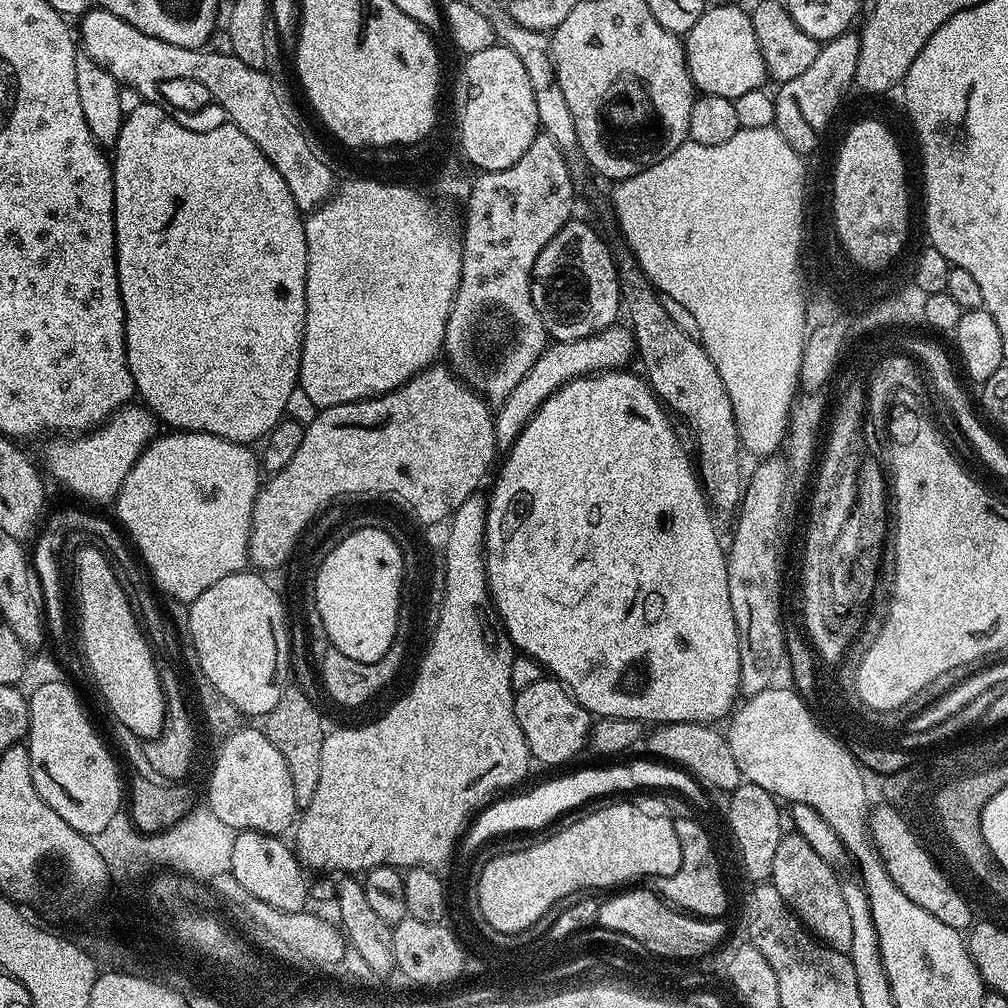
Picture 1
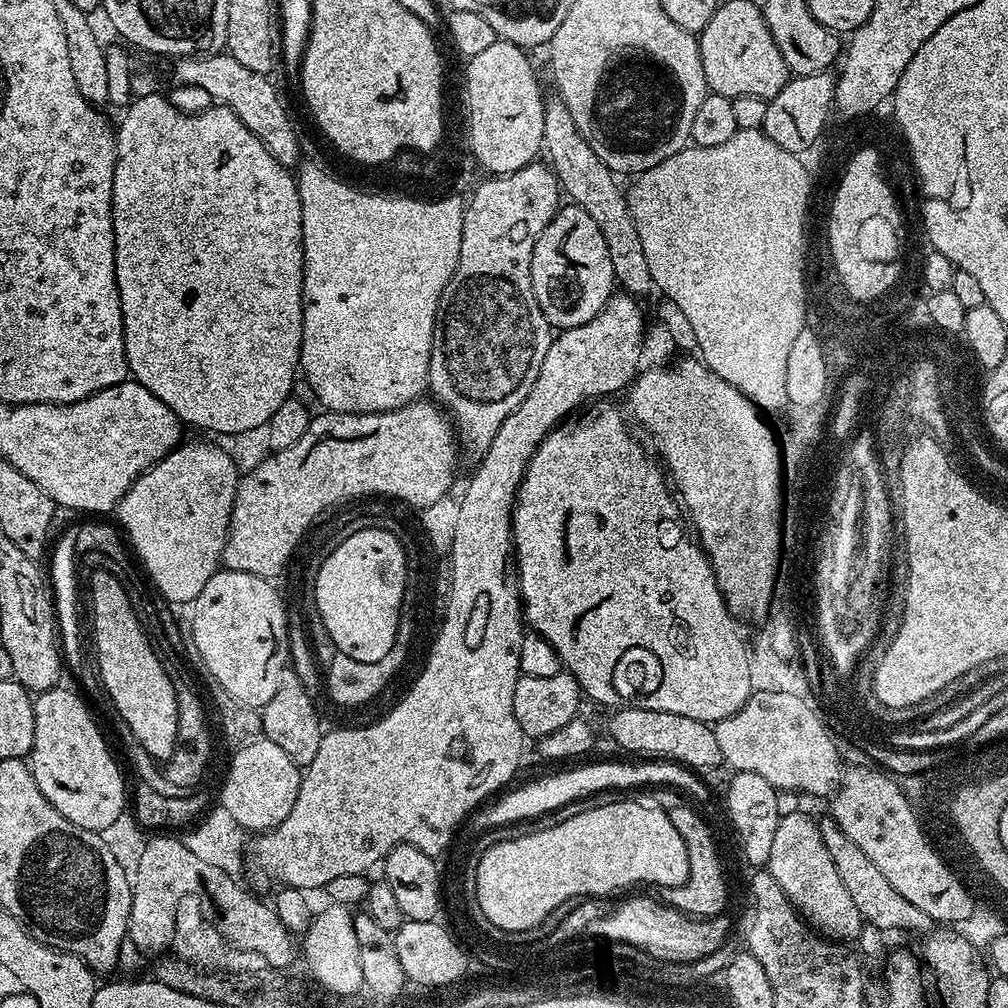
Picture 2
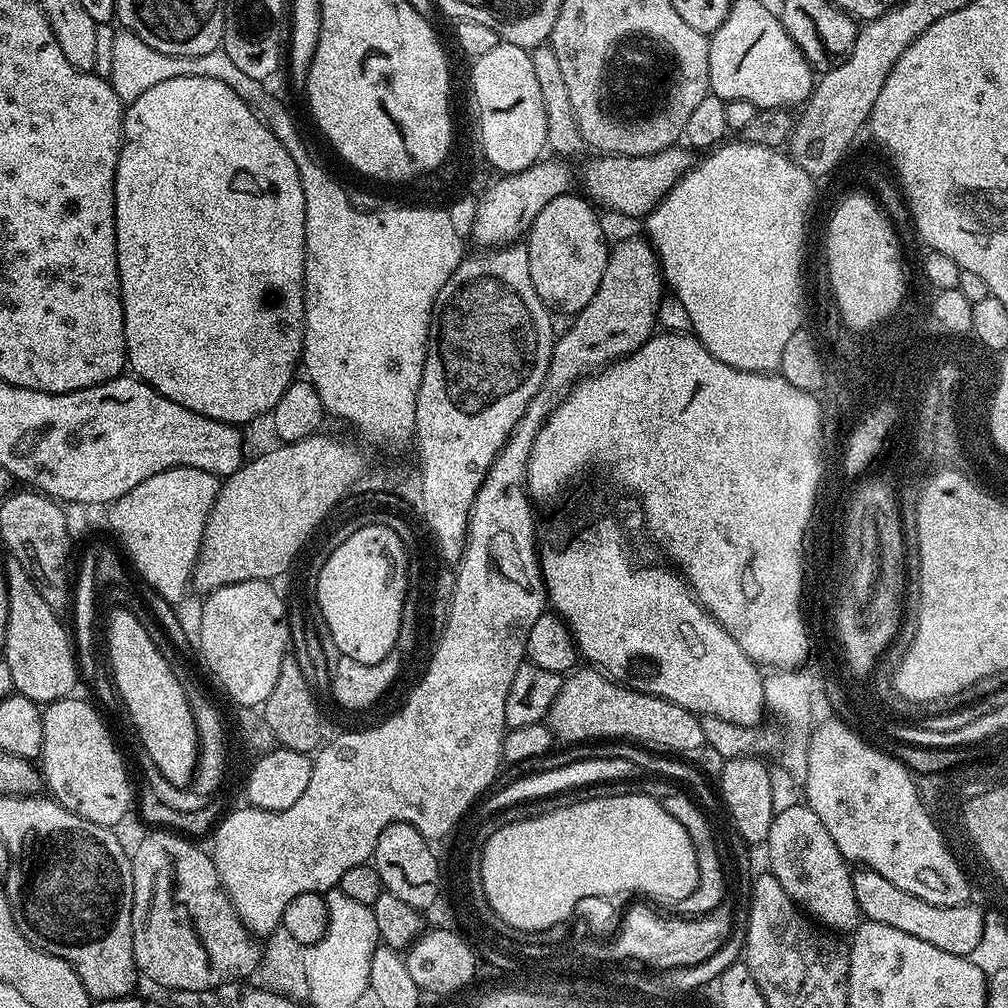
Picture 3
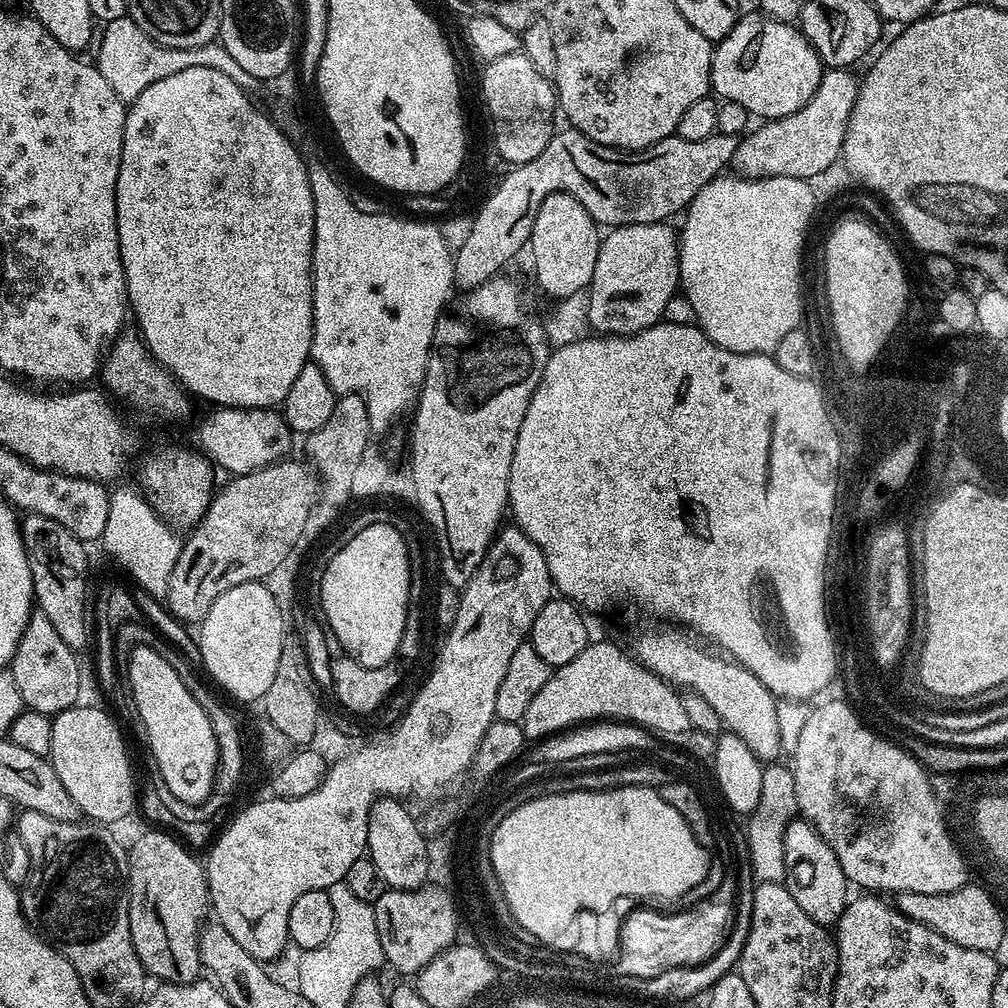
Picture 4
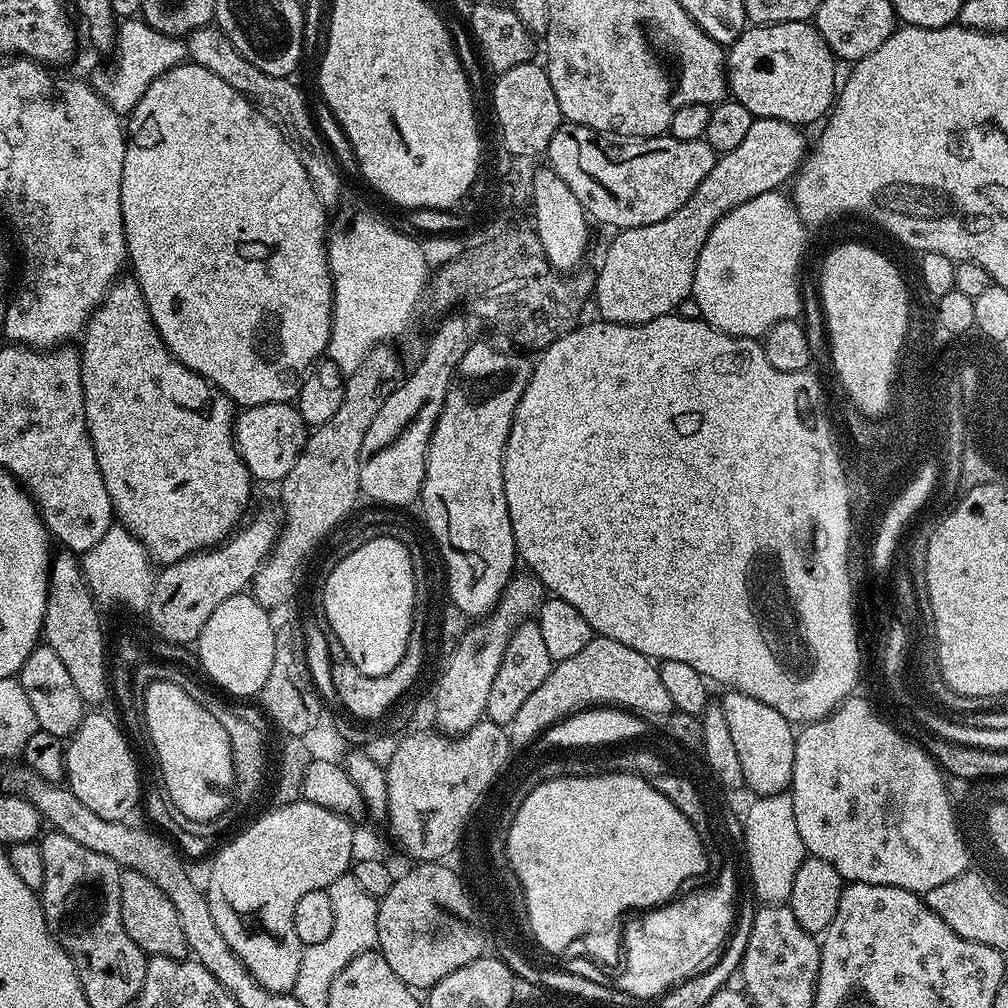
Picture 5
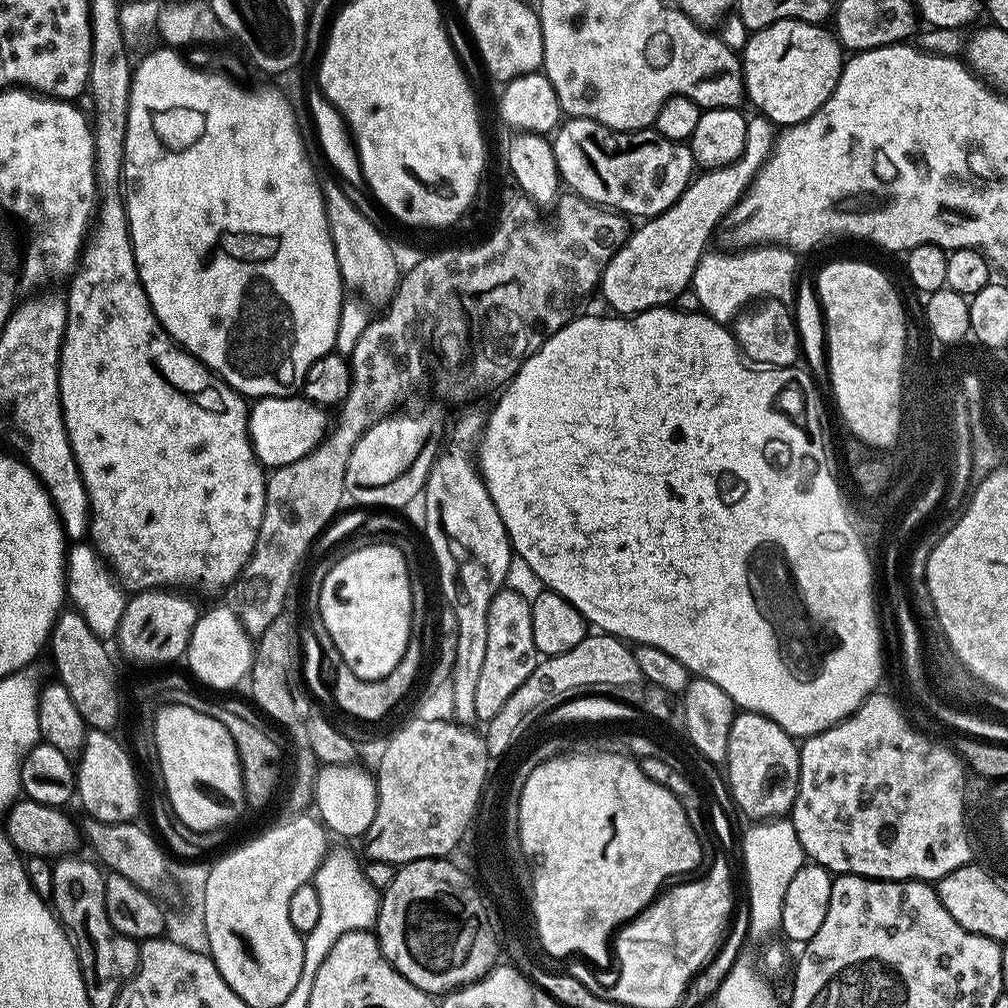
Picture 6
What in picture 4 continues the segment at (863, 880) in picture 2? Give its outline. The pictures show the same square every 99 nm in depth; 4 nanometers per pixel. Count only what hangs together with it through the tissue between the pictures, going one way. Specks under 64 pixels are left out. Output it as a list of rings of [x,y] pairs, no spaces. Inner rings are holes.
[[[979,883],[968,884],[946,894],[898,892],[894,896],[894,906],[906,914],[906,918],[922,922],[930,926],[930,930],[942,934],[942,938],[950,938],[950,942],[958,942],[958,946],[966,946],[970,950],[995,953],[1006,931],[1001,905],[988,888]]]

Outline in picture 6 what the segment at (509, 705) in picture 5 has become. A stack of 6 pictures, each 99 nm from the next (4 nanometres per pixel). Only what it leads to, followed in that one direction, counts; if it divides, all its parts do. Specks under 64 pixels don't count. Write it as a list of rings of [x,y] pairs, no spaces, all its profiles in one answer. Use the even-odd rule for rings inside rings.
[[[504,586],[492,600],[486,618],[486,659],[482,661],[482,674],[478,674],[478,691],[474,693],[476,720],[492,720],[506,706],[506,700],[530,678],[530,674],[534,674],[537,663],[532,605],[510,586]]]

